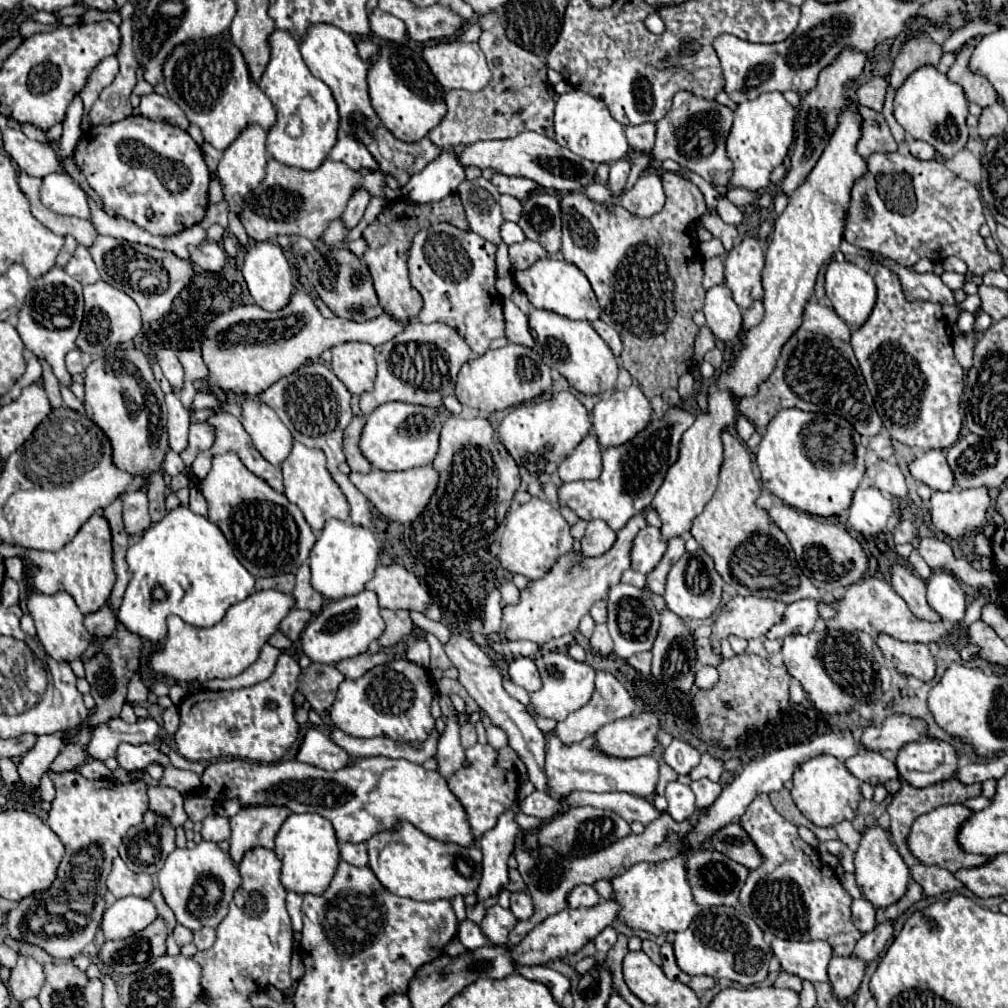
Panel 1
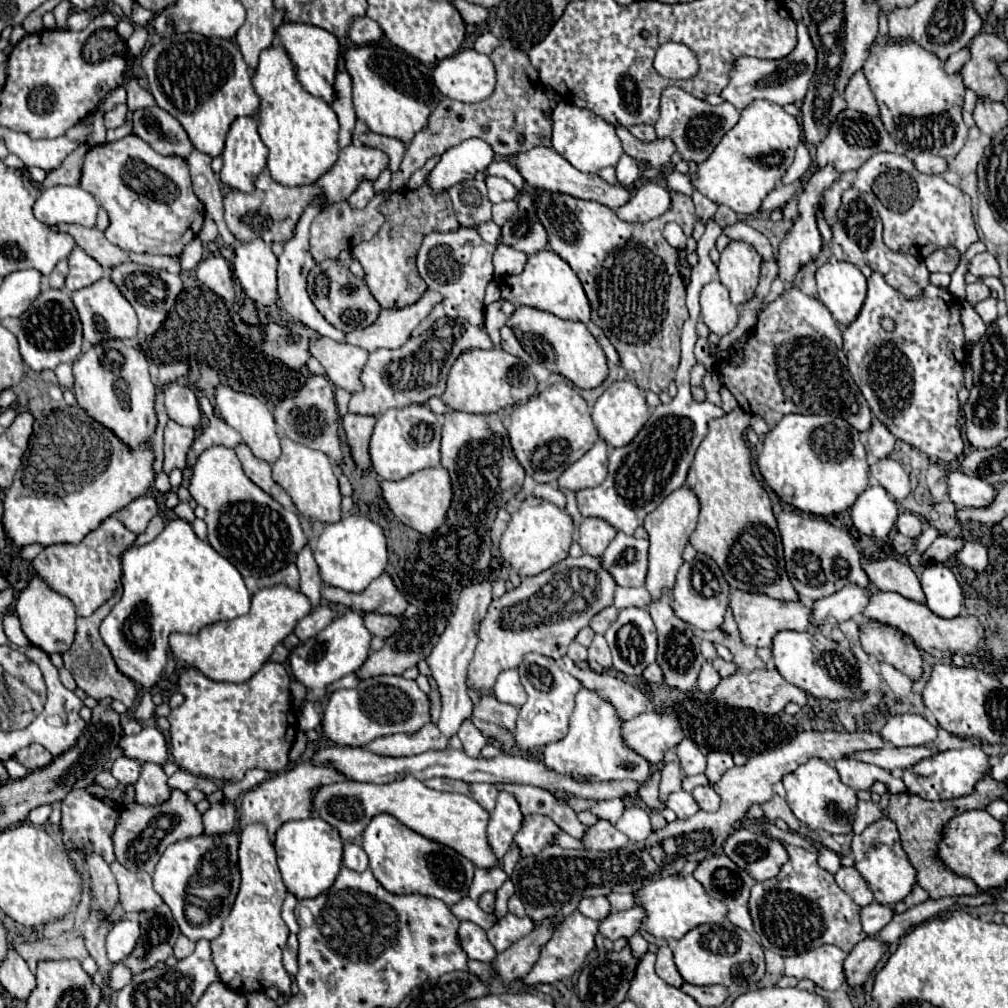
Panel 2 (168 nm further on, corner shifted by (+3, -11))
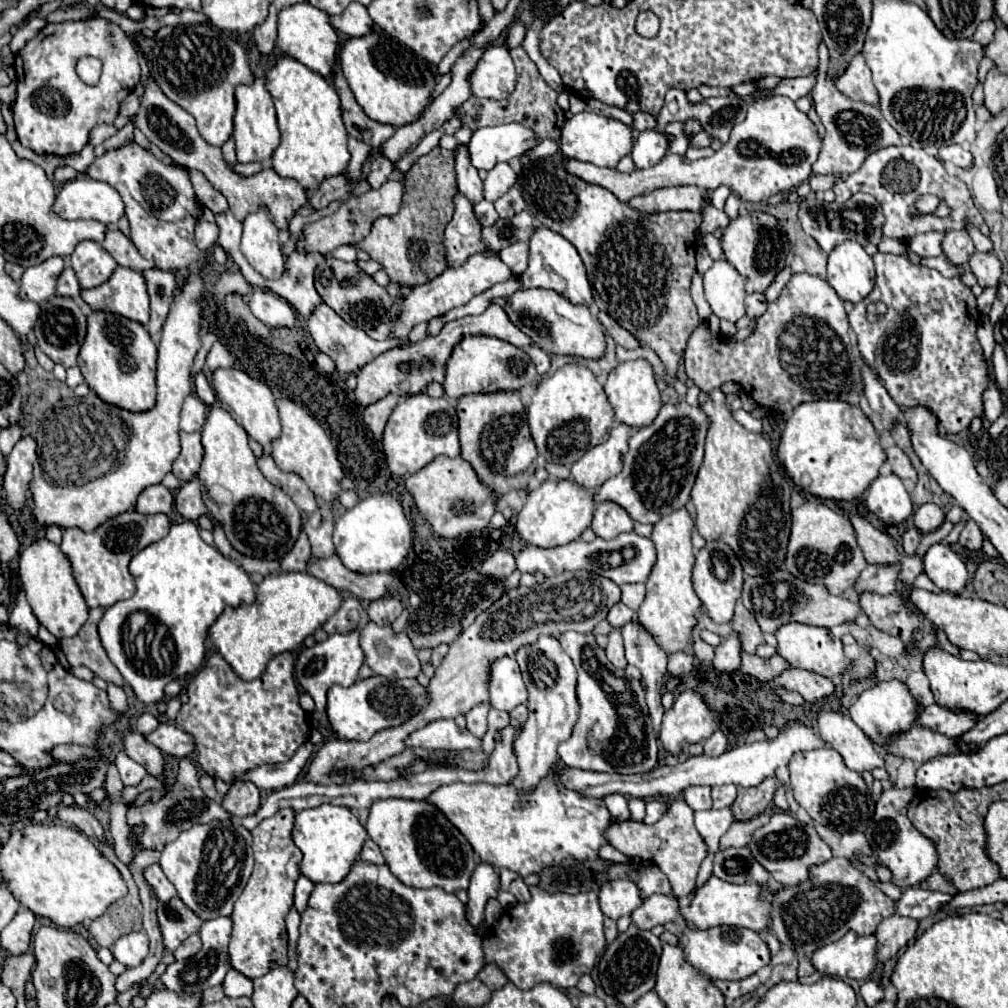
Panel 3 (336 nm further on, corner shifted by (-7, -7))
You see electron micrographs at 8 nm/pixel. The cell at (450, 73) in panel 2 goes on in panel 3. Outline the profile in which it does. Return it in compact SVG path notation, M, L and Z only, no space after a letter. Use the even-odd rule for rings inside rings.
M491 46L471 74L471 92L479 98L503 100L515 90L515 66L505 46Z

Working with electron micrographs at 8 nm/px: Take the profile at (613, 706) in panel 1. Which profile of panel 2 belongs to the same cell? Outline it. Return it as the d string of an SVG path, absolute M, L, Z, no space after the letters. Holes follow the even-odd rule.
M567 655L555 660L556 664L572 676L577 676L581 684L593 692L597 692L603 700L609 700L617 710L619 720L631 720L633 716L645 712L647 696L633 684L627 684L609 674L599 674L593 670L579 670Z

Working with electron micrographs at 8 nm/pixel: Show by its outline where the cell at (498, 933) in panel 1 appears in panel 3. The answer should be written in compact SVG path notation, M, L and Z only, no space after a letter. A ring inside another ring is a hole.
M531 886L531 900L509 908L499 924L483 938L485 964L497 964L503 974L523 990L539 982L549 982L557 988L577 986L583 974L589 974L597 958L605 952L603 912L597 892L545 892Z

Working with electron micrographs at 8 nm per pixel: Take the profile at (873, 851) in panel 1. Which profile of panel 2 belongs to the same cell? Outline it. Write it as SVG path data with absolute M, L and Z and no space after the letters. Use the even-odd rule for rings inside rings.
M879 818L853 838L853 856L855 856L855 868L875 894L875 902L895 906L911 892L915 884L915 868L911 866L901 848L897 826L889 818Z

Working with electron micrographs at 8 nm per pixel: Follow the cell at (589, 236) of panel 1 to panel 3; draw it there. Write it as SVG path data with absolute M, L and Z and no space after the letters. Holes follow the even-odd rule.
M559 154L547 158L533 158L521 168L517 184L527 202L527 210L539 224L559 232L577 248L587 268L589 284L607 306L609 316L617 320L623 328L627 328L641 342L641 346L653 348L659 354L661 362L665 364L667 372L675 376L687 346L687 338L693 332L693 328L699 326L699 316L691 300L689 286L695 274L695 236L703 214L701 212L647 214L633 210L629 204L617 200L607 188L587 184L585 180L579 180L577 176L569 174L565 168L561 168L559 160L561 160Z

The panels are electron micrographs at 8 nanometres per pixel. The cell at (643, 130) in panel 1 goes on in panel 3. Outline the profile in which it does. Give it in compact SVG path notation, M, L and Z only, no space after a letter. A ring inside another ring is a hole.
M635 112L631 116L633 116L633 130L637 130L637 132L657 128L657 120L647 112Z

